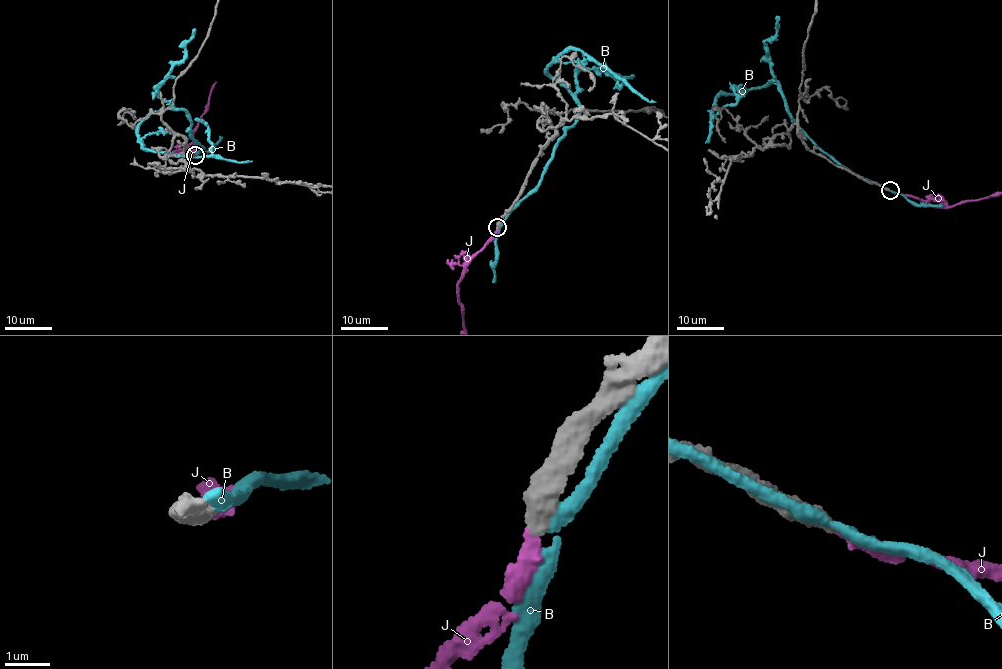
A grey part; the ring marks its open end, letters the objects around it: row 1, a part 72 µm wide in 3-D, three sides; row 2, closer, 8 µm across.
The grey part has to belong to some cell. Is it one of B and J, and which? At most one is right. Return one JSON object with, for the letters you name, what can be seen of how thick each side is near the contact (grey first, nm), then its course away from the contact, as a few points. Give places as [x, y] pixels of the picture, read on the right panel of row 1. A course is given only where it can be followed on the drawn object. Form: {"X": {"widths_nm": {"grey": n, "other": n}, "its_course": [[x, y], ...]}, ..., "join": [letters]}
{"J": {"widths_nm": {"grey": 420, "other": 280}}, "join": ["J"]}

